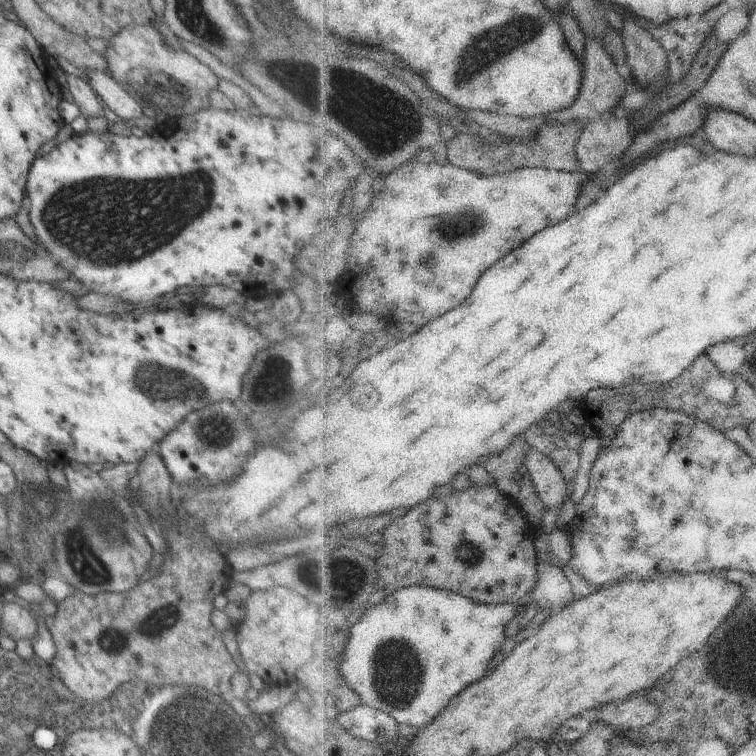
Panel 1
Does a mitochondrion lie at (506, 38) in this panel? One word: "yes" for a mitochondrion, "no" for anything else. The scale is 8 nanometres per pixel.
yes

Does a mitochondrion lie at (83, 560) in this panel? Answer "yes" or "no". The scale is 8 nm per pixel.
yes

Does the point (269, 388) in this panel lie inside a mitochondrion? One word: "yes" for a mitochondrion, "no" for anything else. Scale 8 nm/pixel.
yes

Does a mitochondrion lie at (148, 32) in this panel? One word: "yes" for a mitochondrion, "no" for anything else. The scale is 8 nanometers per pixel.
no

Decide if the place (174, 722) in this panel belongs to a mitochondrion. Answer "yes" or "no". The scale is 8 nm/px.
yes

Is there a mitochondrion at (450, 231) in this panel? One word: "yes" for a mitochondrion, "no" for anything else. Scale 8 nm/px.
yes

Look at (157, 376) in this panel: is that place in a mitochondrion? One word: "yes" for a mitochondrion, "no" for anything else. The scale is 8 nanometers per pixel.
yes

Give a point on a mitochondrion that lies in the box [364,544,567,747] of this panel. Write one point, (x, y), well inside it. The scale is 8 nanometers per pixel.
(401, 668)

